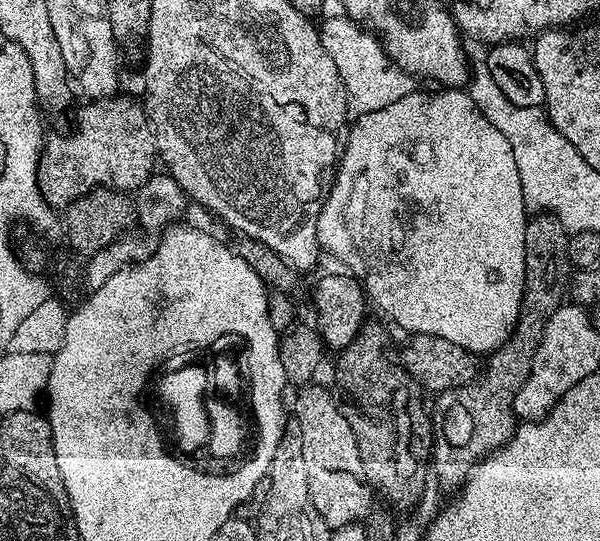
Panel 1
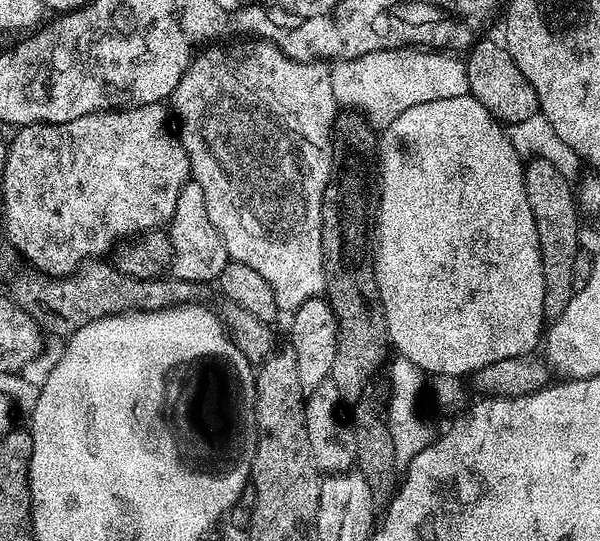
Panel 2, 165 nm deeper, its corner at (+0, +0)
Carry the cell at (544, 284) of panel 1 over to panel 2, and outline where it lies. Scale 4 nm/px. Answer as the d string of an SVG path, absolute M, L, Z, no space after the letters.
M532 157L524 166L524 185L526 186L526 198L530 202L530 210L534 214L534 226L538 230L538 242L542 254L542 266L544 267L544 295L545 317L555 318L566 310L572 293L572 271L574 270L574 258L581 251L580 244L580 219L576 203L574 184L569 177L564 176L562 170L558 170L553 162L546 158Z

